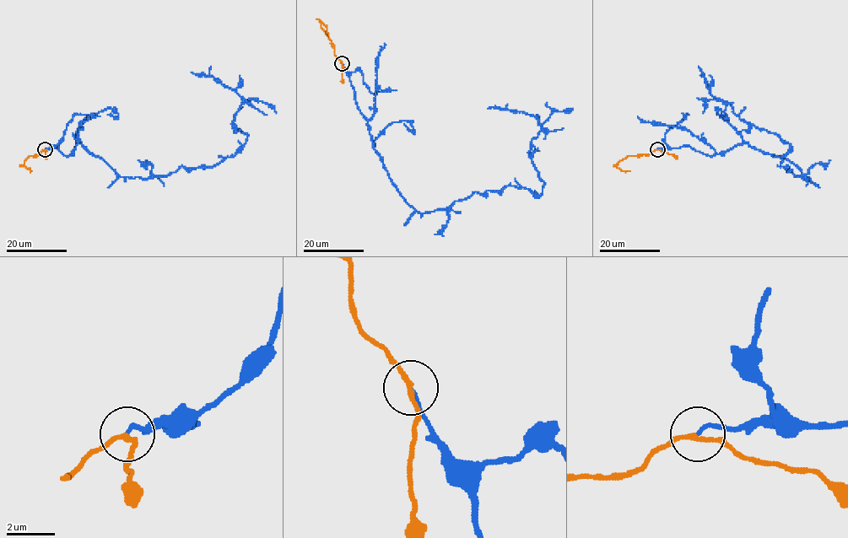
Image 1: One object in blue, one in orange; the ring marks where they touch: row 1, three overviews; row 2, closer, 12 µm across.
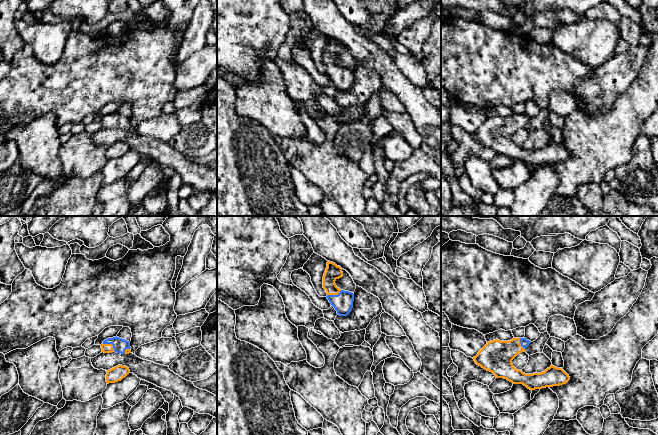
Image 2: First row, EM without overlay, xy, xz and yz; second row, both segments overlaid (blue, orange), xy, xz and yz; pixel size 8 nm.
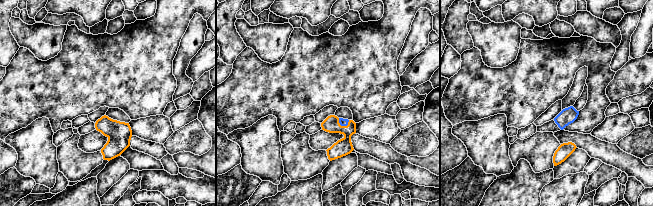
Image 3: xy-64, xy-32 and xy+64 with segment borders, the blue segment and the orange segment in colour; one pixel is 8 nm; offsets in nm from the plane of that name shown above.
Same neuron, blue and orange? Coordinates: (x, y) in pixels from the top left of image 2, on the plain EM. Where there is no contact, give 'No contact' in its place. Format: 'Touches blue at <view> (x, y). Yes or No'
Touches blue at xy (110, 119). Yes

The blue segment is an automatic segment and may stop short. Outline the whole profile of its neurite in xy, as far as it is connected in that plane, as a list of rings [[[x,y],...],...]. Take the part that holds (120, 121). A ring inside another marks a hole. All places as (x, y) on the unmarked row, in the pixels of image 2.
[[[117,112],[104,116],[103,119],[101,120],[101,124],[102,128],[104,129],[111,128],[117,128],[121,130],[131,129],[130,118]]]

